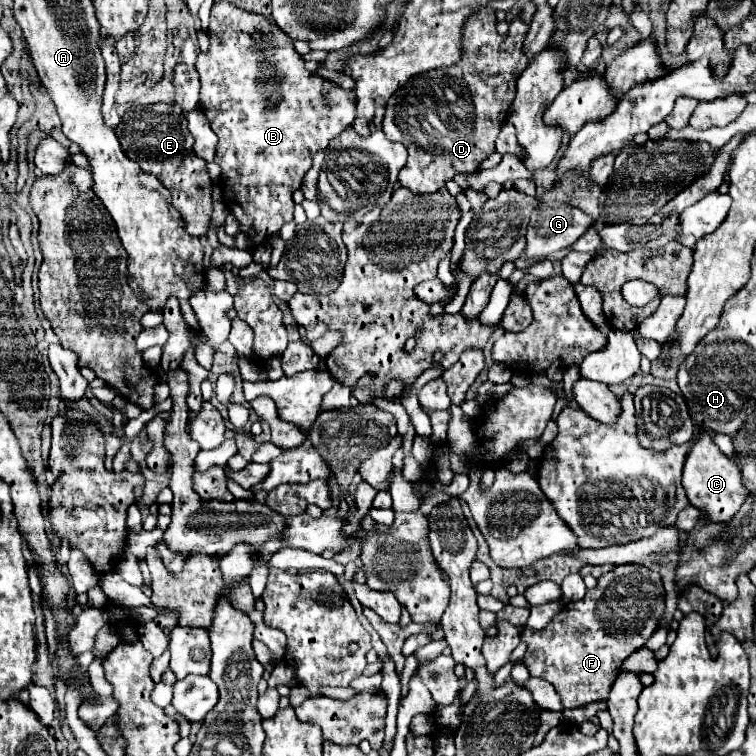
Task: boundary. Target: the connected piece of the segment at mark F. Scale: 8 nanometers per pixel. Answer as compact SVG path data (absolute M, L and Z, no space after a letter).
M617 565L611 573L601 575L599 585L595 589L589 589L581 601L567 603L563 611L557 613L547 627L539 631L531 627L523 629L521 641L527 645L523 663L527 665L531 677L545 679L557 689L565 709L575 709L593 701L607 701L609 687L613 687L623 661L631 653L641 649L647 643L647 639L655 633L655 629L661 623L663 609L665 589L659 573L641 565Z

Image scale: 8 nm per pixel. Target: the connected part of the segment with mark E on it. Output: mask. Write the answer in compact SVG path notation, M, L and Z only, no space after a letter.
M133 103L129 111L121 115L121 123L115 129L123 151L129 159L137 161L141 169L153 177L157 177L169 191L171 203L181 213L187 223L187 233L195 237L205 237L211 229L211 177L207 173L207 163L193 153L193 135L187 129L185 115L169 113L161 115L153 109L147 109L139 103Z

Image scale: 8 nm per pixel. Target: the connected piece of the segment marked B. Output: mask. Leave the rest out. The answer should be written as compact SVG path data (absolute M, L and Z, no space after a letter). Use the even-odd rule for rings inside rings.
M217 1L213 5L210 14L209 24L209 41L210 46L205 53L200 53L197 56L195 67L200 75L201 83L201 99L199 99L199 107L201 111L205 113L211 129L217 133L219 137L219 143L217 143L217 153L215 153L215 163L221 167L221 187L223 187L223 201L227 205L227 209L235 215L235 219L239 221L239 227L241 227L241 233L245 233L249 239L249 249L269 241L271 235L279 233L279 229L289 221L293 219L293 193L301 187L303 183L303 175L309 171L311 167L311 159L313 155L319 151L319 149L325 149L329 145L329 141L333 137L337 137L343 129L347 129L353 119L355 119L355 99L353 99L353 93L337 87L337 85L329 85L325 83L321 77L315 77L313 73L309 73L305 69L305 59L295 51L293 47L293 39L289 35L285 35L271 19L263 17L263 15L257 15L257 13L249 13L249 11L243 11L227 1Z

